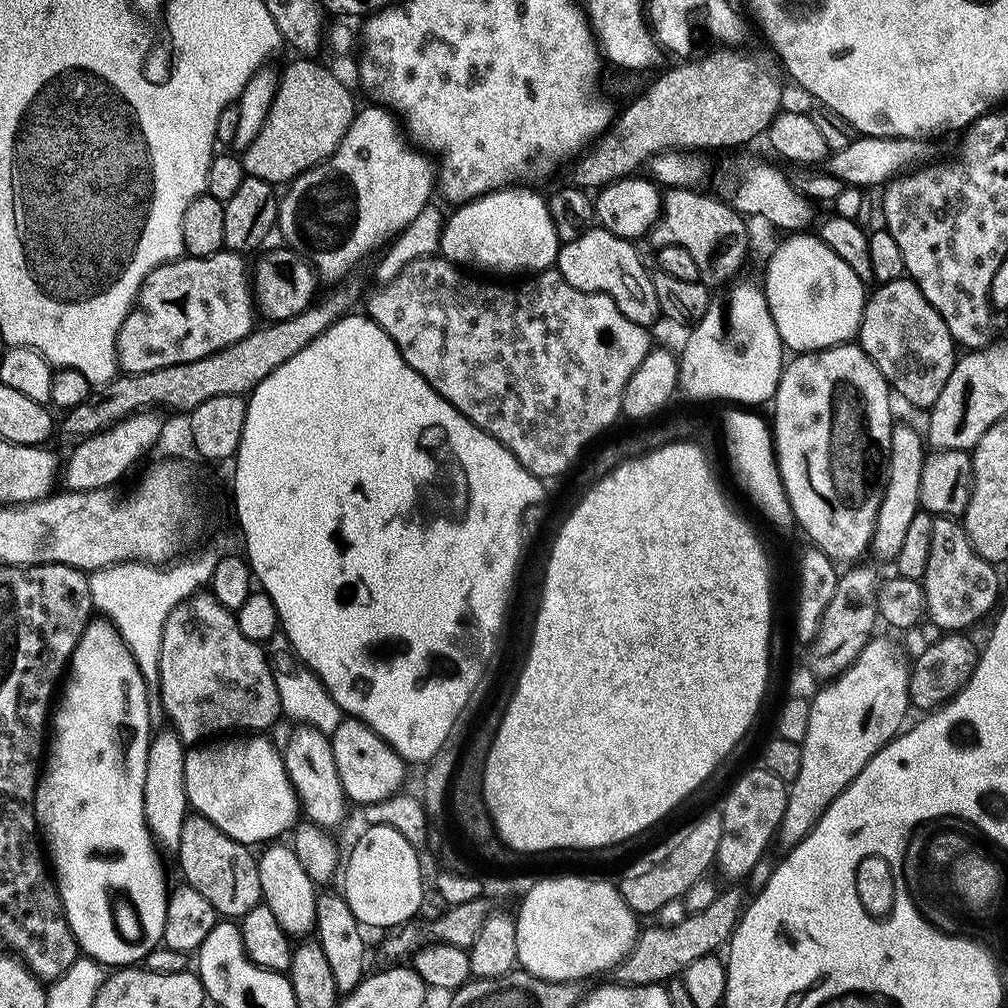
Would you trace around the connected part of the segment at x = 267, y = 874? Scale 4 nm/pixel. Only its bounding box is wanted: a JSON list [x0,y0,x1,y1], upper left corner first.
[257,842,318,938]

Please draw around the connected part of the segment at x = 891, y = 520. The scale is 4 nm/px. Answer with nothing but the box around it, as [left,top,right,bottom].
[870,423,926,561]

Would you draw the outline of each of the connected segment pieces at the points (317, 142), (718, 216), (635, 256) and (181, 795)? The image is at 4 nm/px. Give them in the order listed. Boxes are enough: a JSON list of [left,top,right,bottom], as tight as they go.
[[242,58,358,186],[650,187,748,286],[554,226,661,326],[144,731,190,850]]

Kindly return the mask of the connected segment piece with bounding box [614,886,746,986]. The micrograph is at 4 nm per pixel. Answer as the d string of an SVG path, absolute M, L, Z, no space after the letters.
M728 886L724 892L717 895L712 905L701 912L685 915L685 920L672 924L669 928L648 928L636 937L636 944L627 958L616 965L614 980L617 984L633 984L646 986L647 984L663 985L665 982L679 977L687 970L695 959L711 956L717 950L727 945L731 935L736 930L736 921L742 915L746 904L746 896L739 892L738 887Z

